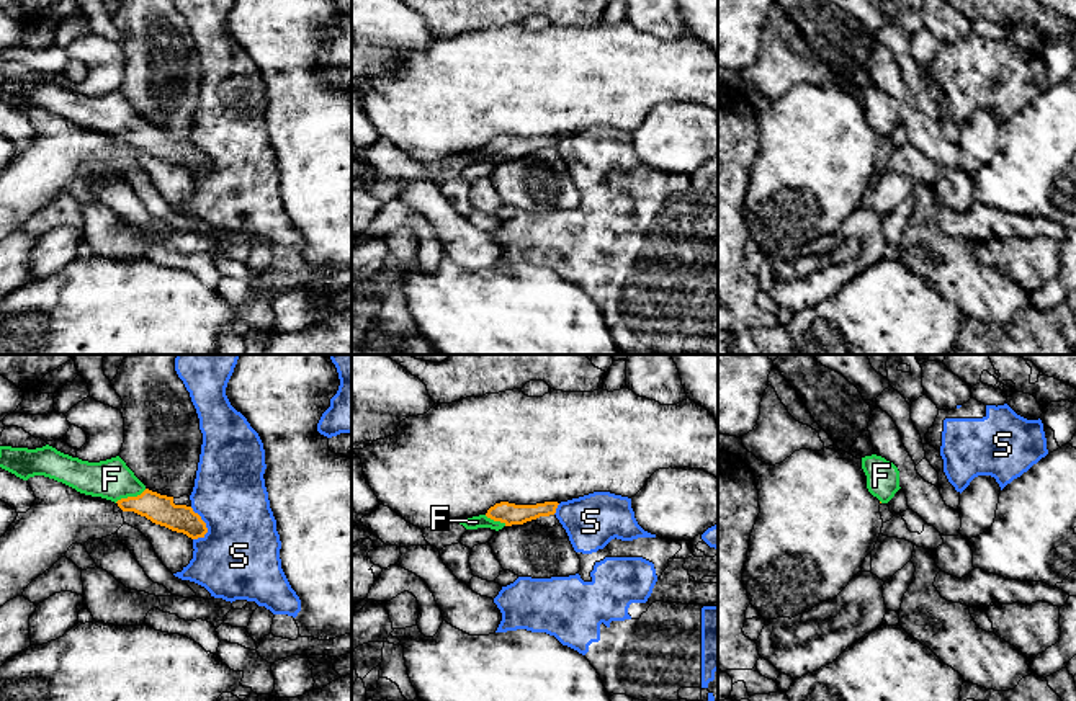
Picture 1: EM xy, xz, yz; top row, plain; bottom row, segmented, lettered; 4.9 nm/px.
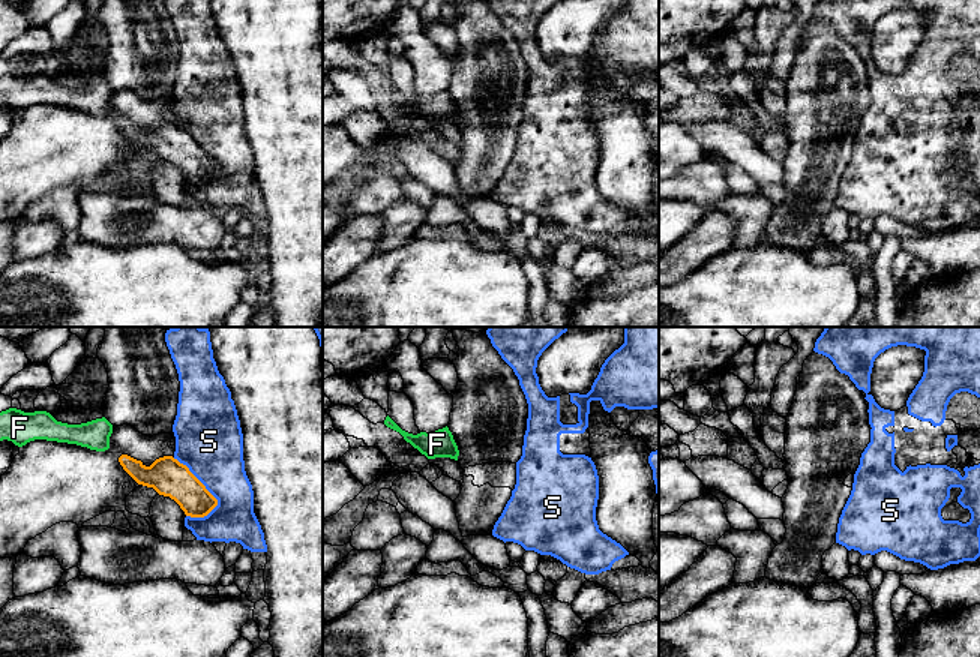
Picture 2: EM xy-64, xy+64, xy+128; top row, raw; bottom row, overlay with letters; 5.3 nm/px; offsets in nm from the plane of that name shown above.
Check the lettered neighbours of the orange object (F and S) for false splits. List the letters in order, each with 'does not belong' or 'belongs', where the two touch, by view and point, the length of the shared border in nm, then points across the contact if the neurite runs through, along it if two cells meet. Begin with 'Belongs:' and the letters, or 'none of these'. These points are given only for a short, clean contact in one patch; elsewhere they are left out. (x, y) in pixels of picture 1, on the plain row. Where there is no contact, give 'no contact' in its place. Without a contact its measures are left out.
Belongs: F
F: belongs | xy (130, 131) | 170 nm | across xy (159, 142), (130, 131), (112, 113)
S: does not belong | xy (205, 157) | 170 nm

